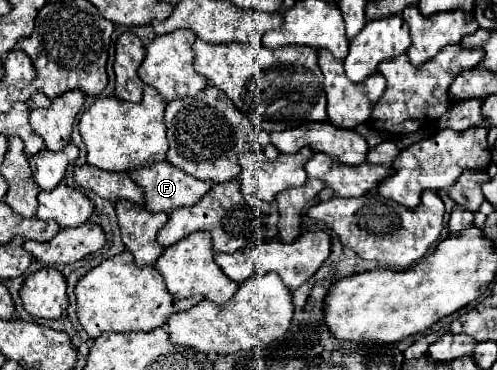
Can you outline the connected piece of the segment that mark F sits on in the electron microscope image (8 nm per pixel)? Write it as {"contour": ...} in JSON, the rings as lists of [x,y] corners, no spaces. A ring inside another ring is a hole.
{"contour":[[[169,161],[129,171],[129,177],[143,187],[145,207],[165,213],[199,203],[213,185],[213,181],[201,181],[183,173]]]}

